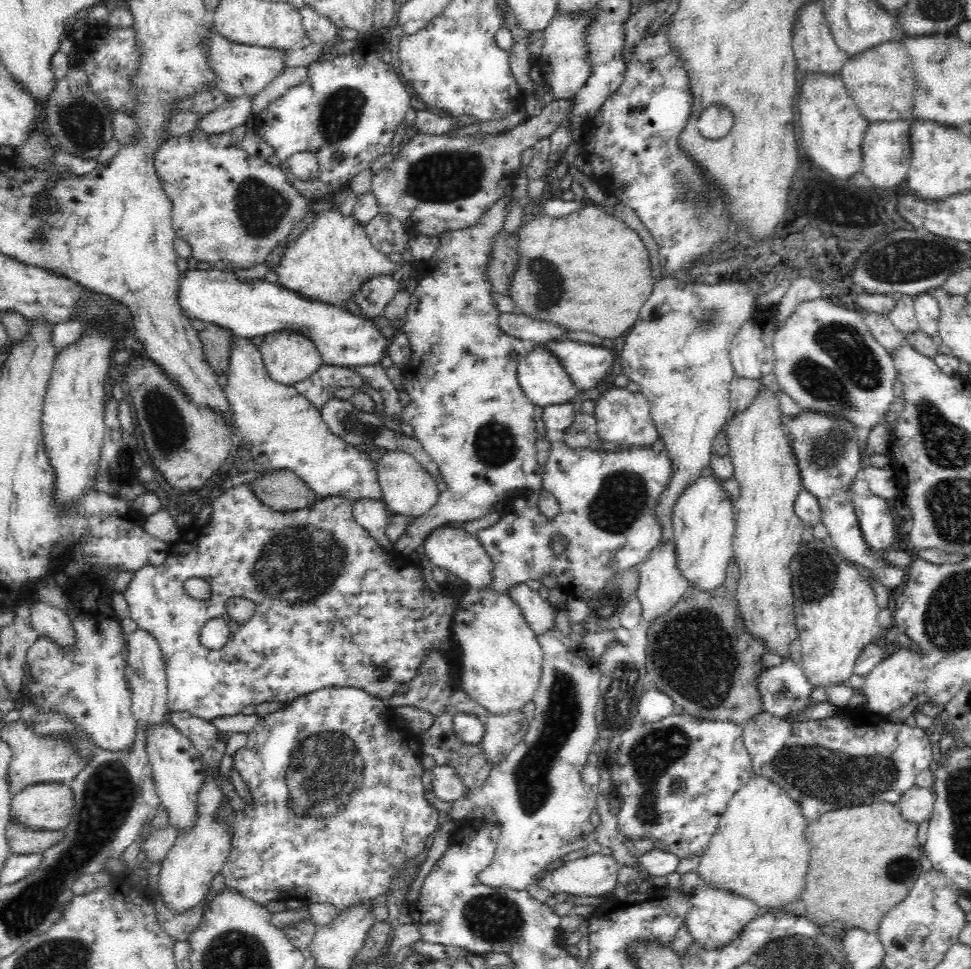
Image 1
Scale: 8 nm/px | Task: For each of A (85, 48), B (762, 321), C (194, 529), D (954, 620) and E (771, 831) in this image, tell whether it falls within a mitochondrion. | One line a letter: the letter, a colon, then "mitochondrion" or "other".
A: other
B: other
C: other
D: mitochondrion
E: other

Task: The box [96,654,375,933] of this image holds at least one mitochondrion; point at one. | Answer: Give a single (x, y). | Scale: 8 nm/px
(326, 770)

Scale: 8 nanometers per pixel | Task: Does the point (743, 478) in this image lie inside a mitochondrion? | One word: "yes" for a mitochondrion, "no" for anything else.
no

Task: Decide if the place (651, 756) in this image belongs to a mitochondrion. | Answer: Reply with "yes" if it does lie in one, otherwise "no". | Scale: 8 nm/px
yes

